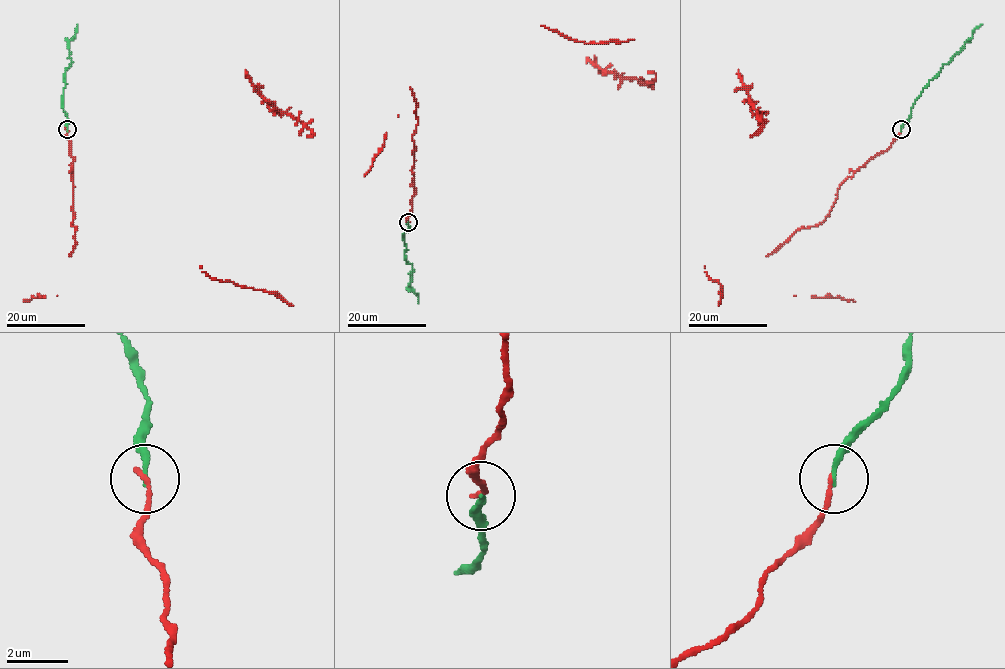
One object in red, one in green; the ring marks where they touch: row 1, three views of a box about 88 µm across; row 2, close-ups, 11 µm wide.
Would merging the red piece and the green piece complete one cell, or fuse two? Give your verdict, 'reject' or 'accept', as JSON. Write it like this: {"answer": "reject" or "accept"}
{"answer": "accept"}

